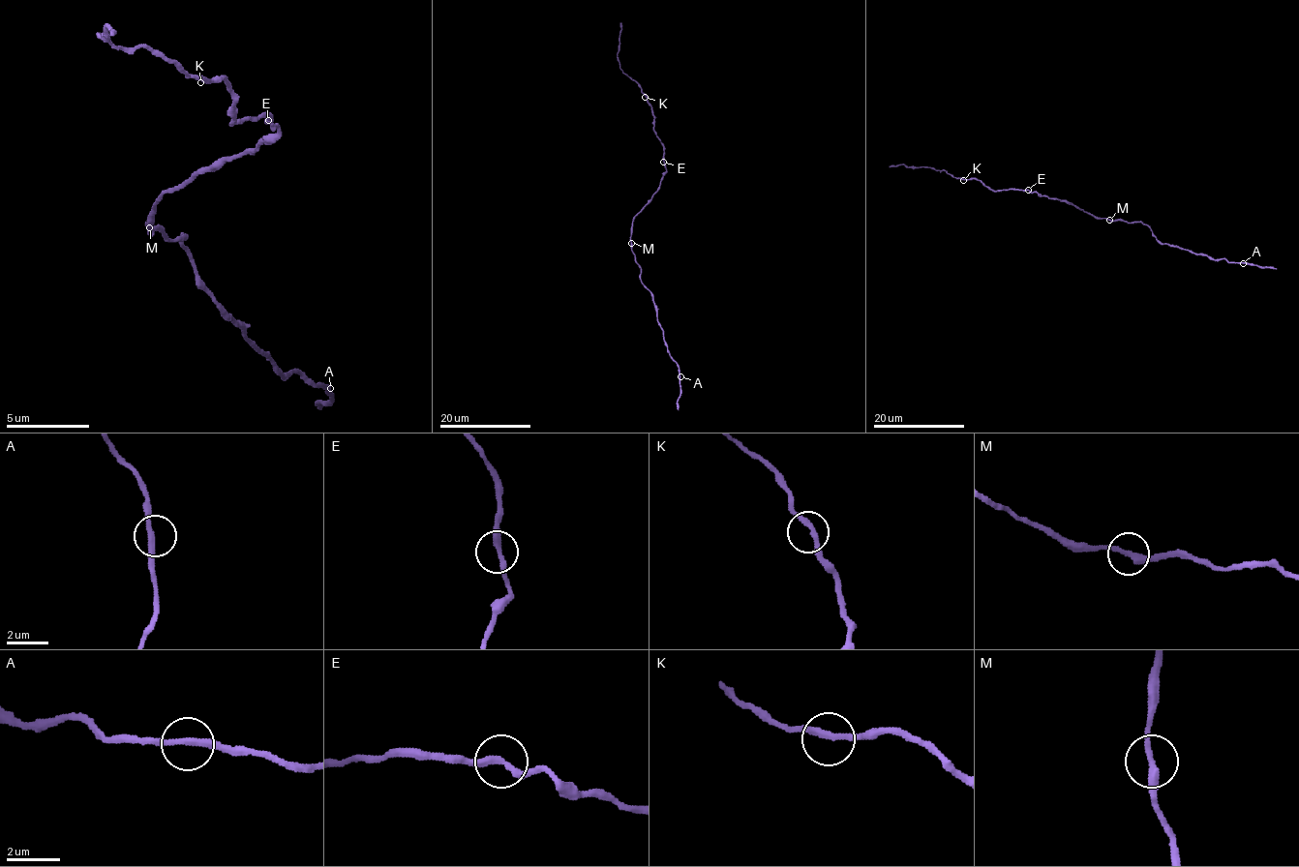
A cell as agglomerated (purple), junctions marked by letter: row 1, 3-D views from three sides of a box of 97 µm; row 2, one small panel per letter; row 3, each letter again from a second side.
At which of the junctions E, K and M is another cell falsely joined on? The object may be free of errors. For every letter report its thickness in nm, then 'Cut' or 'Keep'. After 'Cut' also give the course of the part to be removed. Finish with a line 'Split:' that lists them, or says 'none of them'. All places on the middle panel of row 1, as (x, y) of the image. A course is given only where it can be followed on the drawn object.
E: Thickness 280 nm. Keep
K: Thickness 240 nm. Keep
M: Thickness 280 nm. Keep
Split: none of them

